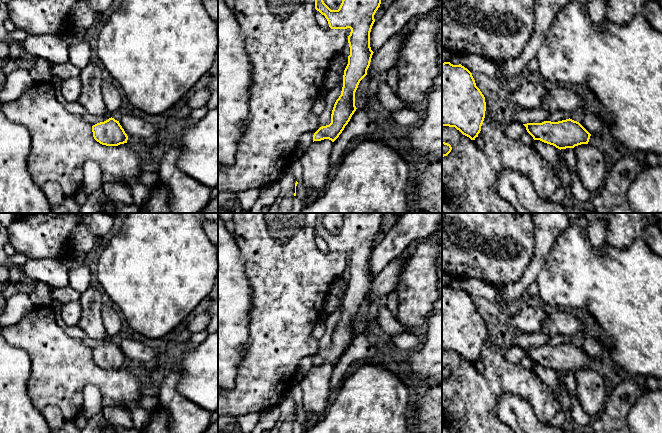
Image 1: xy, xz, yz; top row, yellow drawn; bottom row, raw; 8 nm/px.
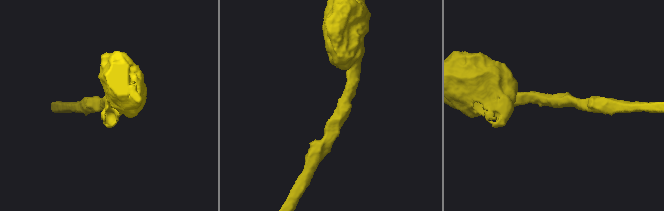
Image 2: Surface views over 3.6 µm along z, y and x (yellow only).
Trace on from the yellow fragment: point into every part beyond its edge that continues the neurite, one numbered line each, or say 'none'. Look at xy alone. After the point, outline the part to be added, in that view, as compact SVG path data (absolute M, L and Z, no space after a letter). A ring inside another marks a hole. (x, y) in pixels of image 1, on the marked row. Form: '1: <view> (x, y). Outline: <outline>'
none

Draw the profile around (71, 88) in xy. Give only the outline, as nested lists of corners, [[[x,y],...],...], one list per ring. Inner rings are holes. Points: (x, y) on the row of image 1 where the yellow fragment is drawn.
[[[79,77],[65,79],[63,81],[61,92],[63,97],[70,102],[77,102],[82,90]]]

